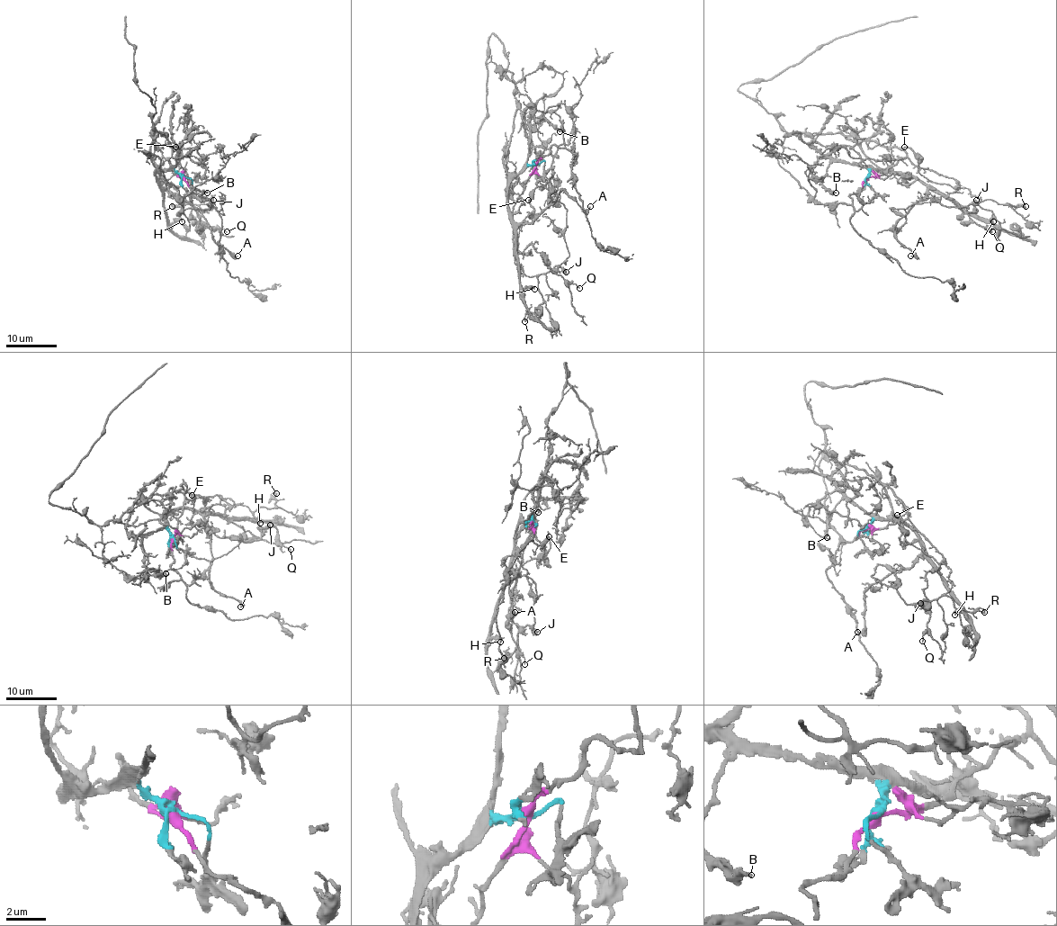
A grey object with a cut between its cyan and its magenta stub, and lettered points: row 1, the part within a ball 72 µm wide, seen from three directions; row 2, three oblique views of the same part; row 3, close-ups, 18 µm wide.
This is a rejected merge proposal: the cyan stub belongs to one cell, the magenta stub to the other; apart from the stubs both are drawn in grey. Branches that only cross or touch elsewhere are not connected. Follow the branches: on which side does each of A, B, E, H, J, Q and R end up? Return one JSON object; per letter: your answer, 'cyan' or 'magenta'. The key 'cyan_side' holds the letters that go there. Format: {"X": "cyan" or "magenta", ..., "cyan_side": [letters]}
{"A": "cyan", "B": "cyan", "E": "magenta", "H": "cyan", "J": "magenta", "Q": "magenta", "R": "magenta", "cyan_side": ["A", "B", "H"]}

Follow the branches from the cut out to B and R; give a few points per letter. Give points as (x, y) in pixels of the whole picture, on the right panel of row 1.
B: (869, 177), (866, 169), (832, 161), (822, 184), (836, 193)
R: (869, 177), (882, 175), (908, 157), (918, 166), (953, 177), (980, 201), (992, 199), (1000, 204), (1025, 207)

